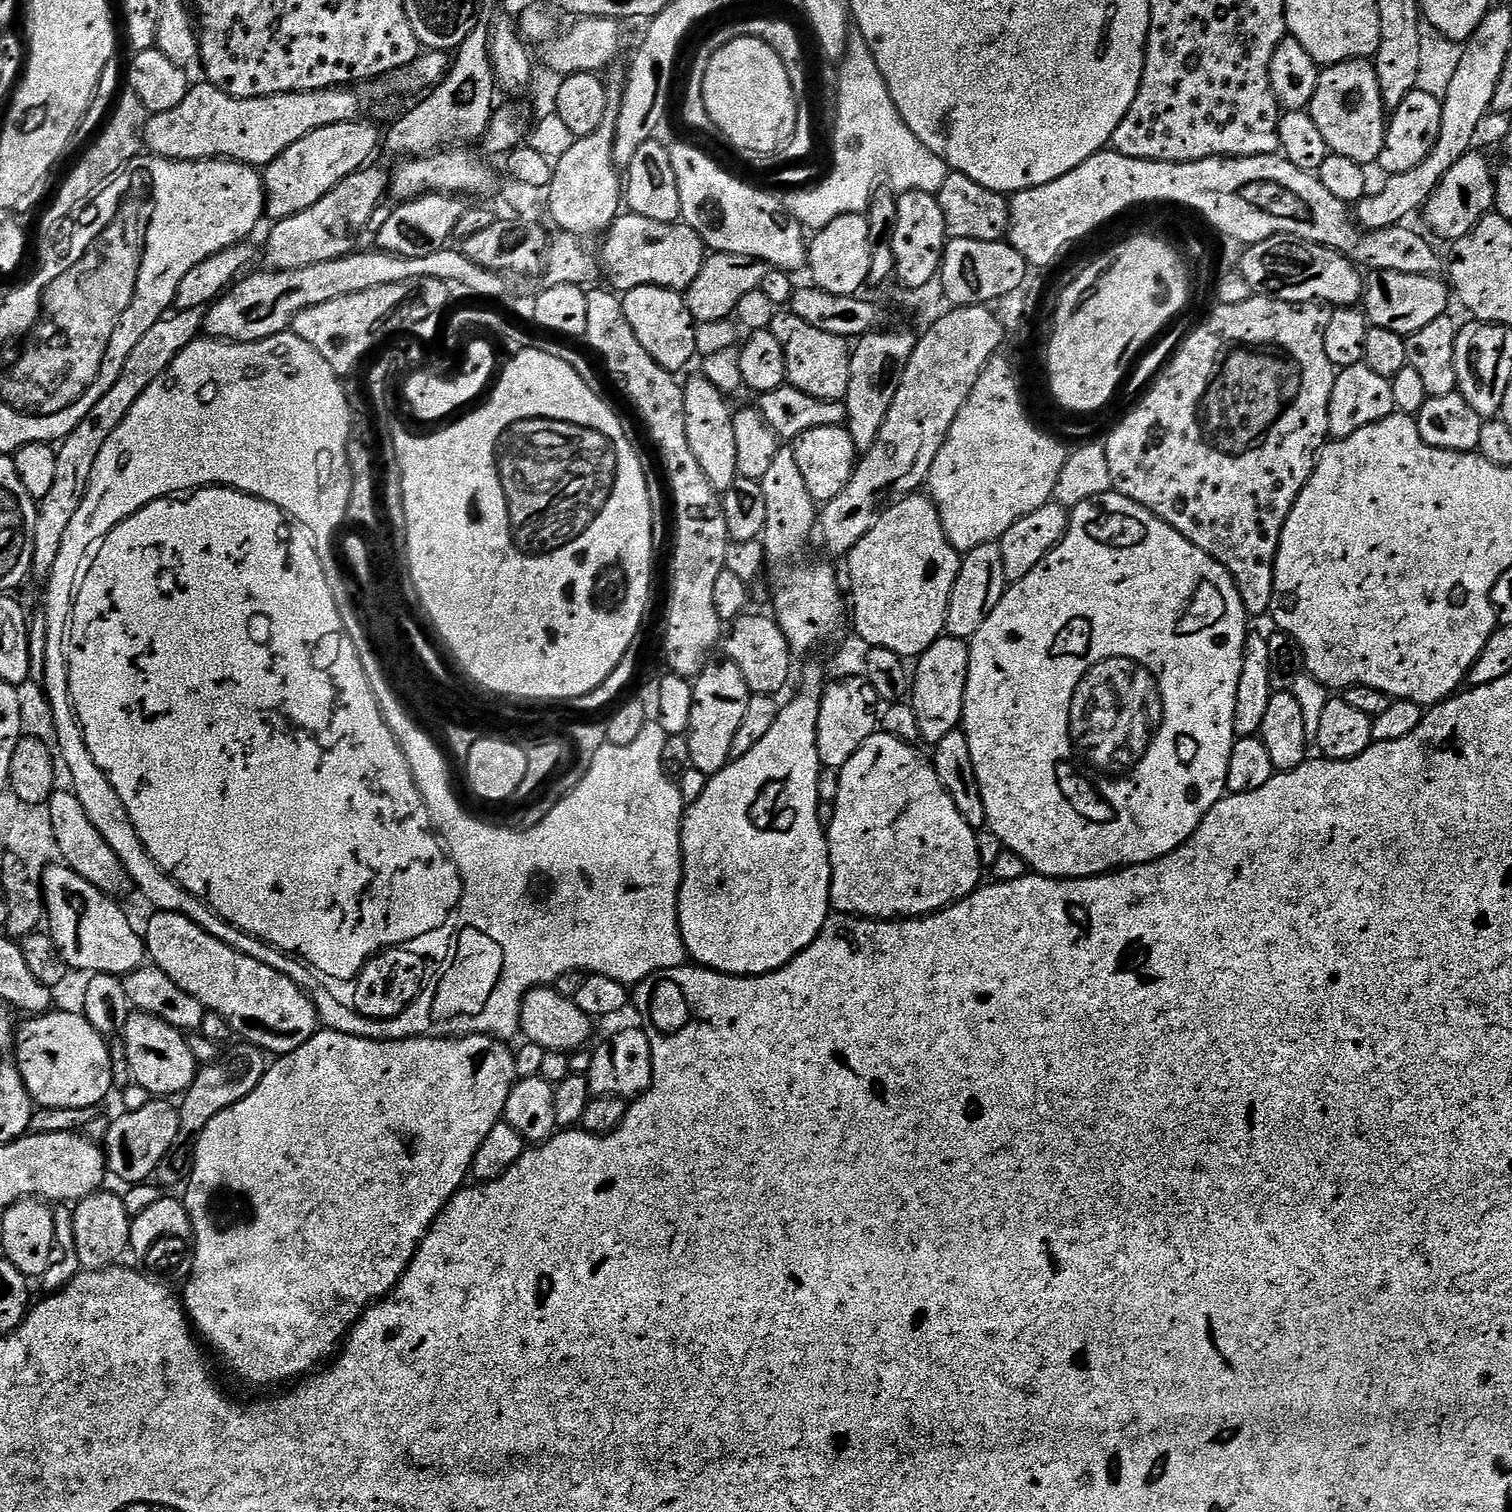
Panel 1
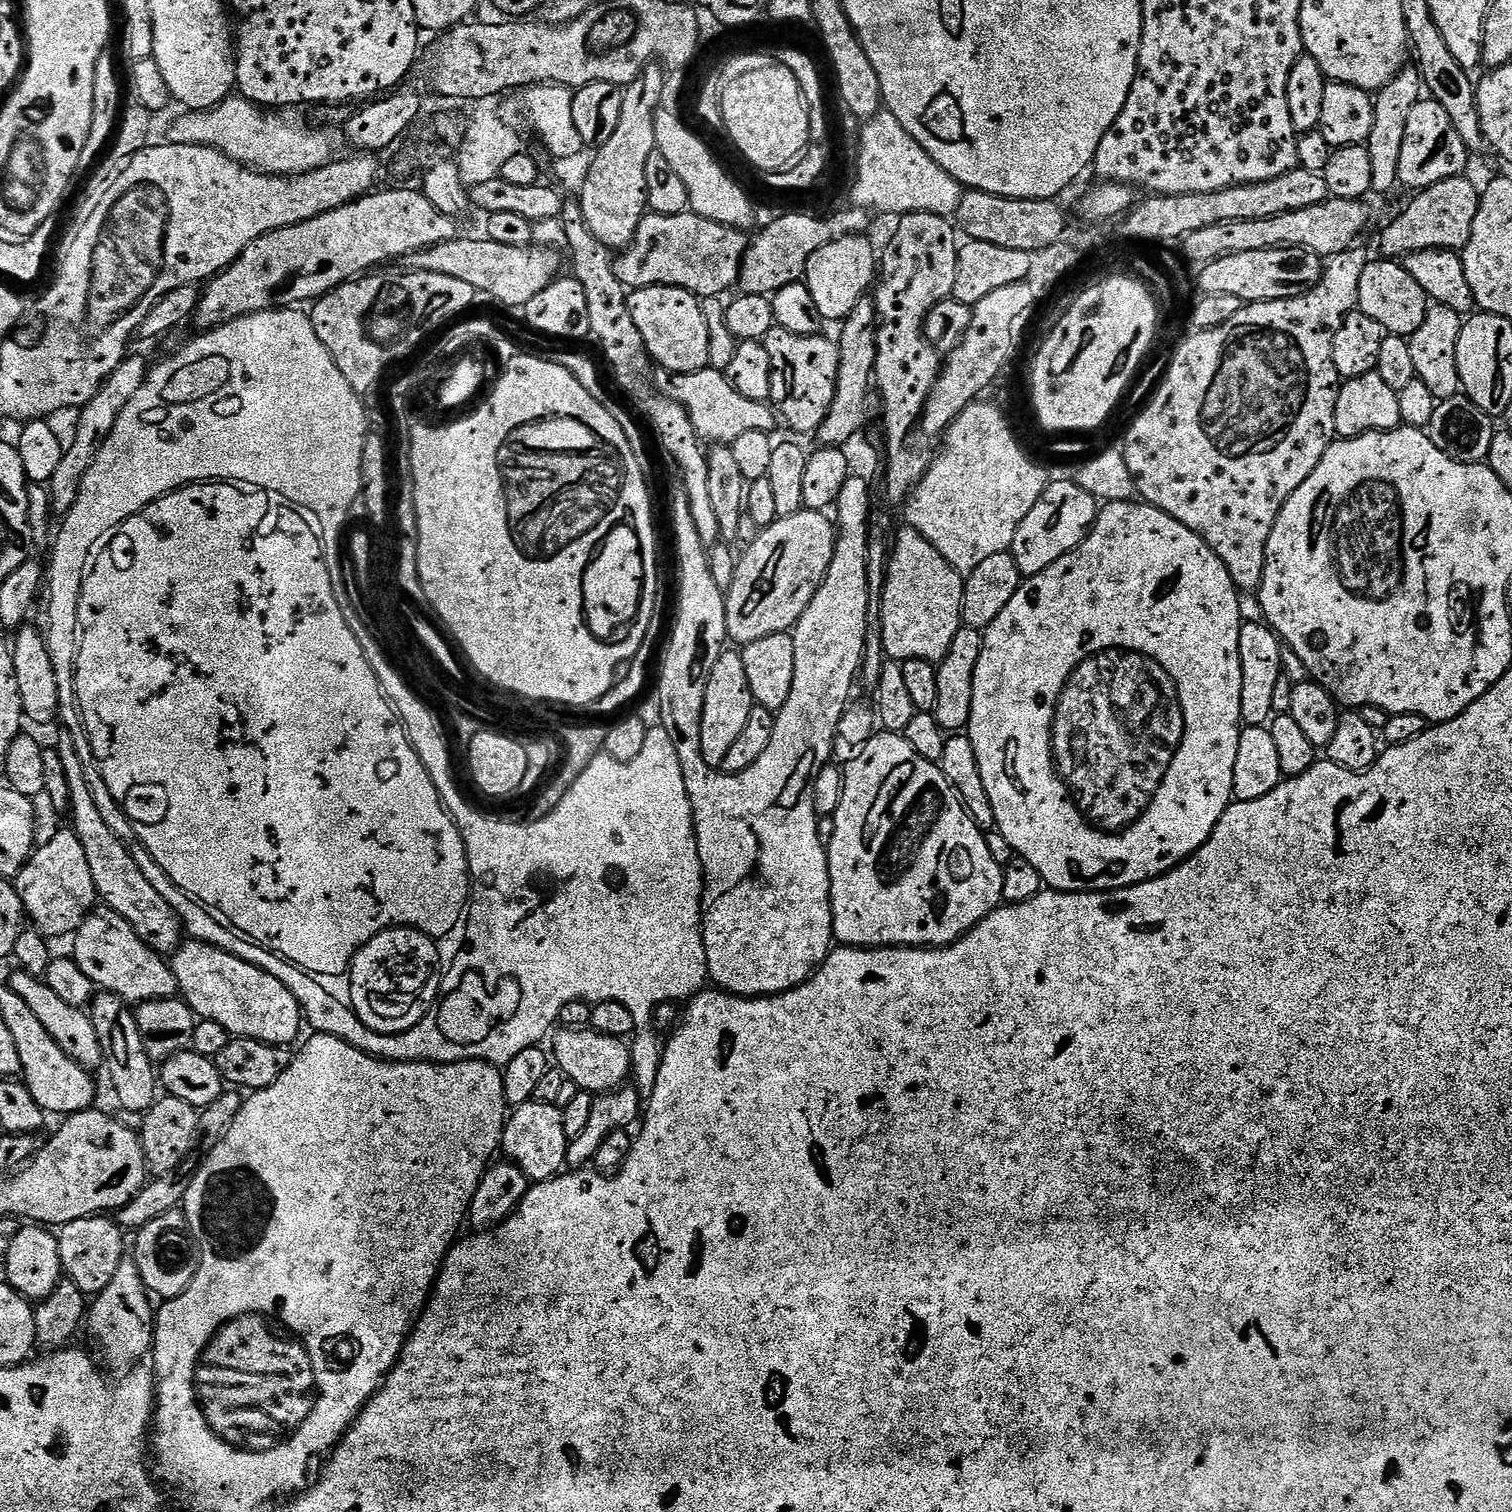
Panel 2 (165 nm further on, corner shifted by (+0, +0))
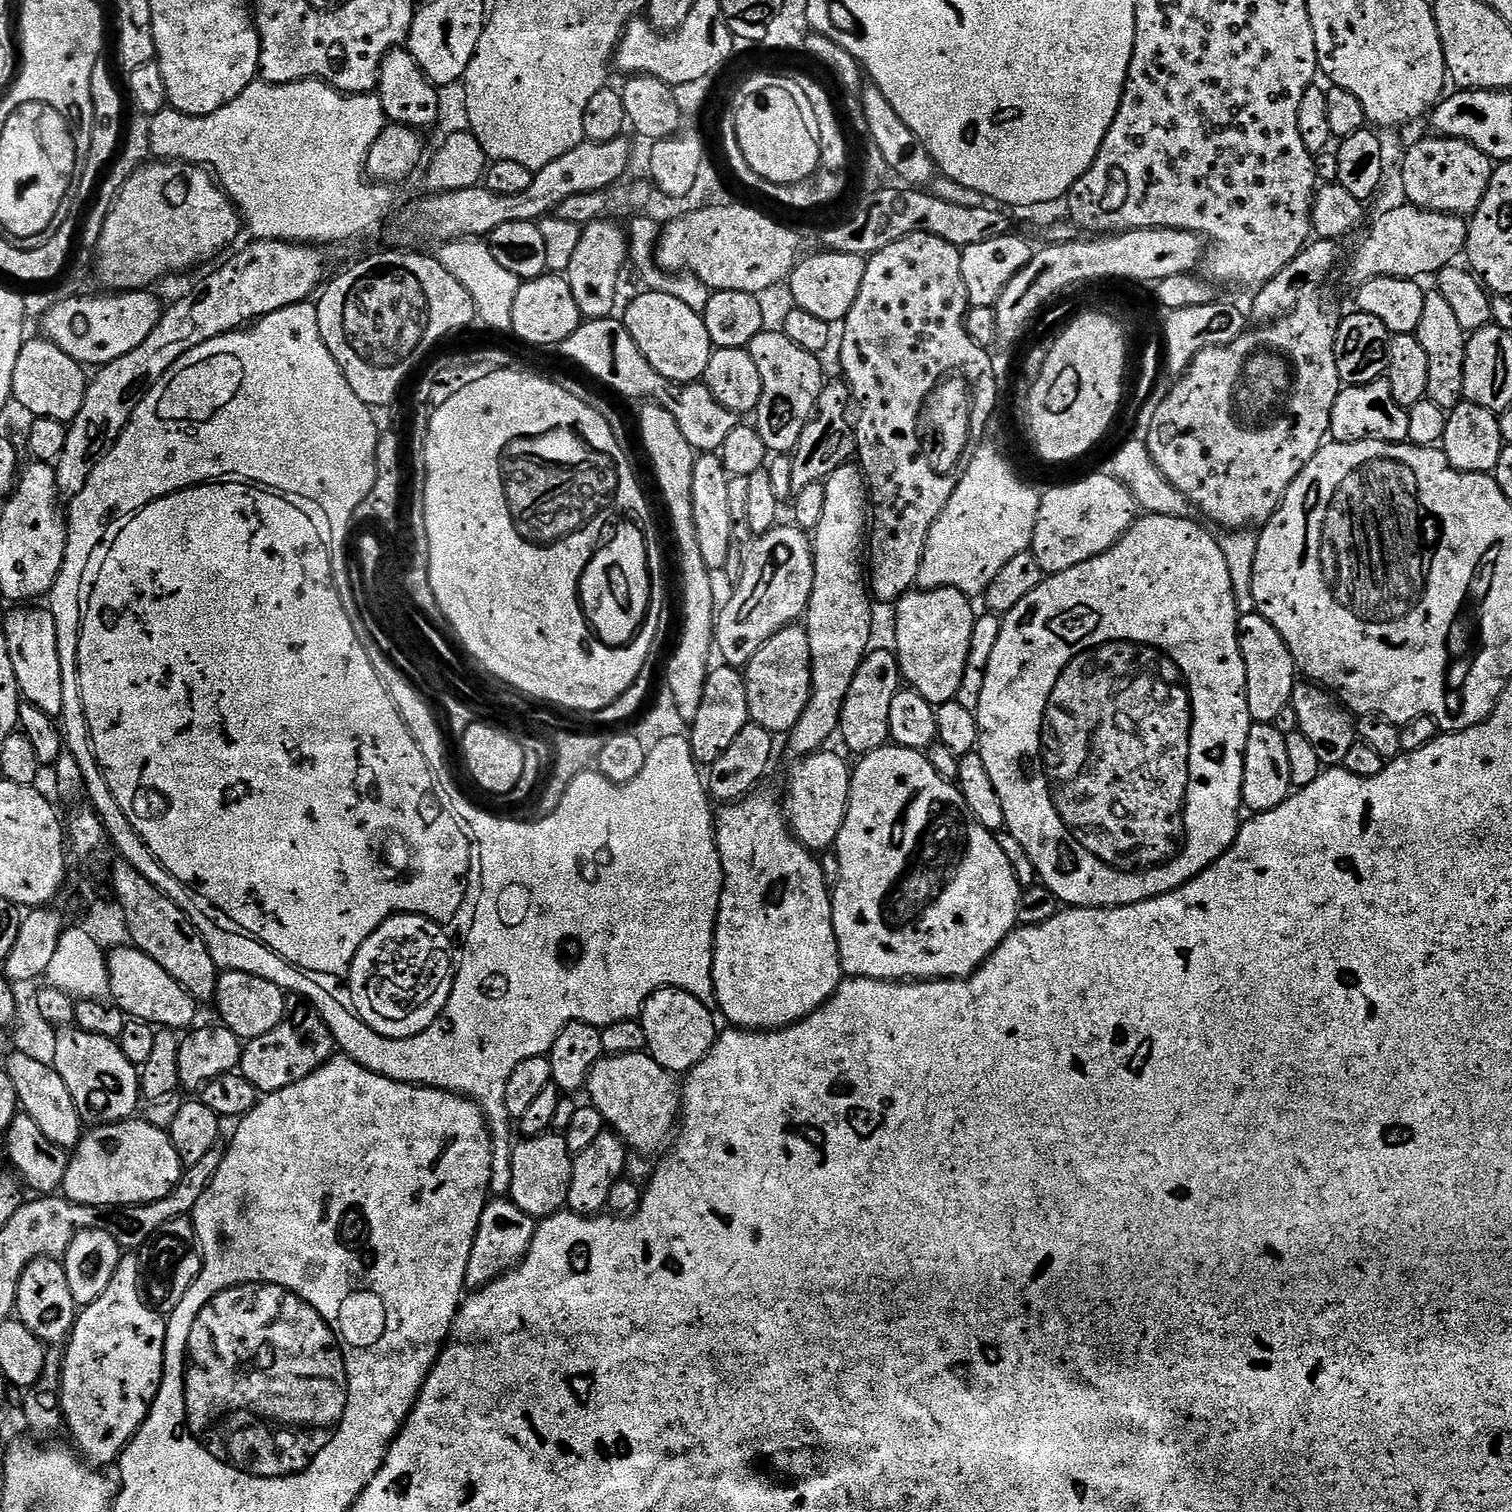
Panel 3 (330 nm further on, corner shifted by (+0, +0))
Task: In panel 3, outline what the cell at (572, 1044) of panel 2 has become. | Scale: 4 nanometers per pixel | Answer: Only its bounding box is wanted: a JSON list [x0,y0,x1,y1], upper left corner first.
[587,1051,682,1153]

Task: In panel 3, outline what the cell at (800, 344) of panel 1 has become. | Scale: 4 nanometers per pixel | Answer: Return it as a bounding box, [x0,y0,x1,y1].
[747,330,826,453]

